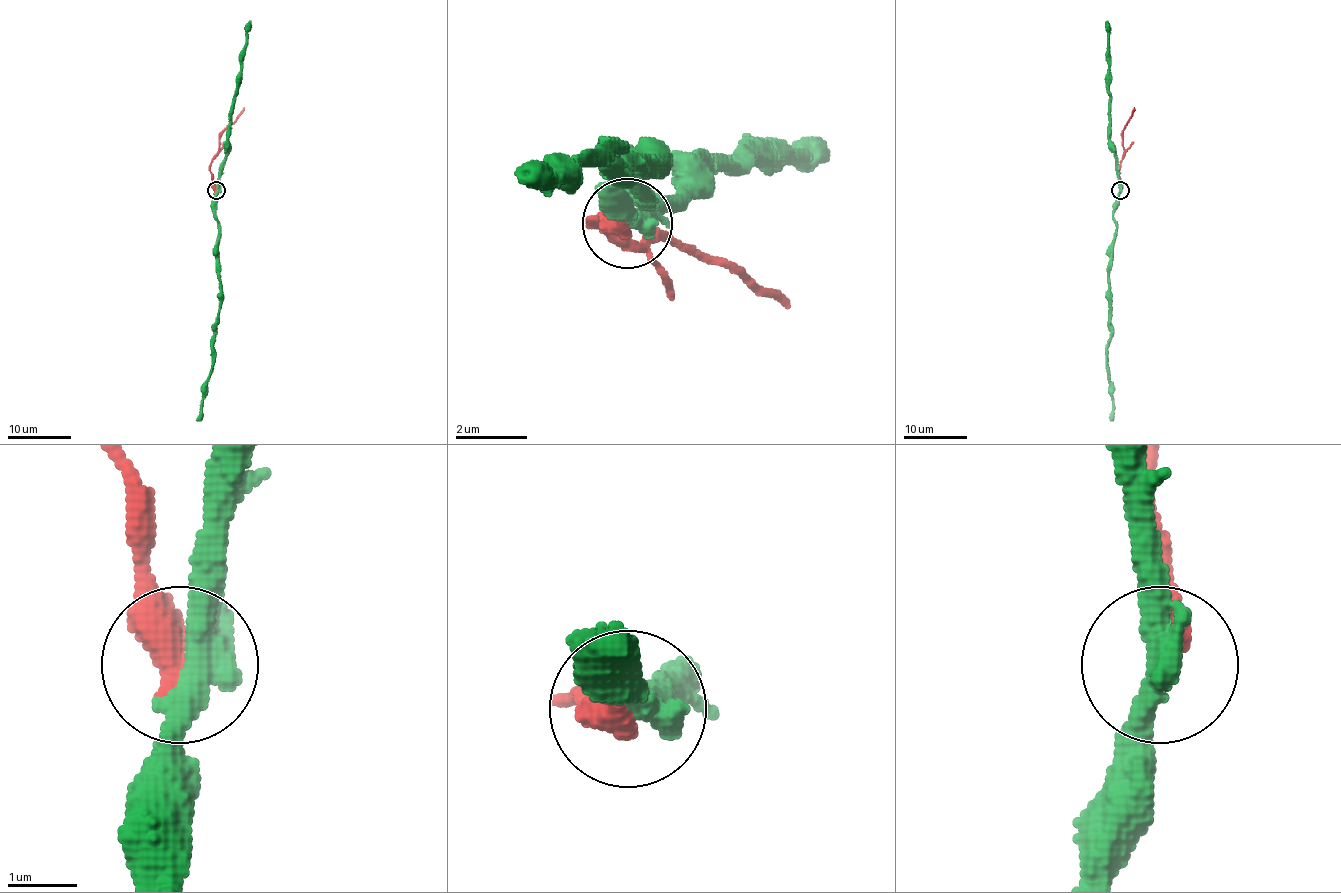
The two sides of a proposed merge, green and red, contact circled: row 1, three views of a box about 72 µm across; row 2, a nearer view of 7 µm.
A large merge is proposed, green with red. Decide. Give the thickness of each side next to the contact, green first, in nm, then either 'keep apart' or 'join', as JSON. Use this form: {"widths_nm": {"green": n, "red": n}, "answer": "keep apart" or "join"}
{"widths_nm": {"green": 440, "red": 500}, "answer": "keep apart"}

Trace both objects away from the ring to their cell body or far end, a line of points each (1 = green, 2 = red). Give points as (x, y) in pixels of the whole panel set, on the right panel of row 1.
1: (1120, 190), (1120, 203), (1113, 213), (1116, 230), (1108, 274), (1110, 342), (1107, 347), (1107, 374), (1112, 420)
2: (1120, 190), (1123, 135), (1134, 106)

